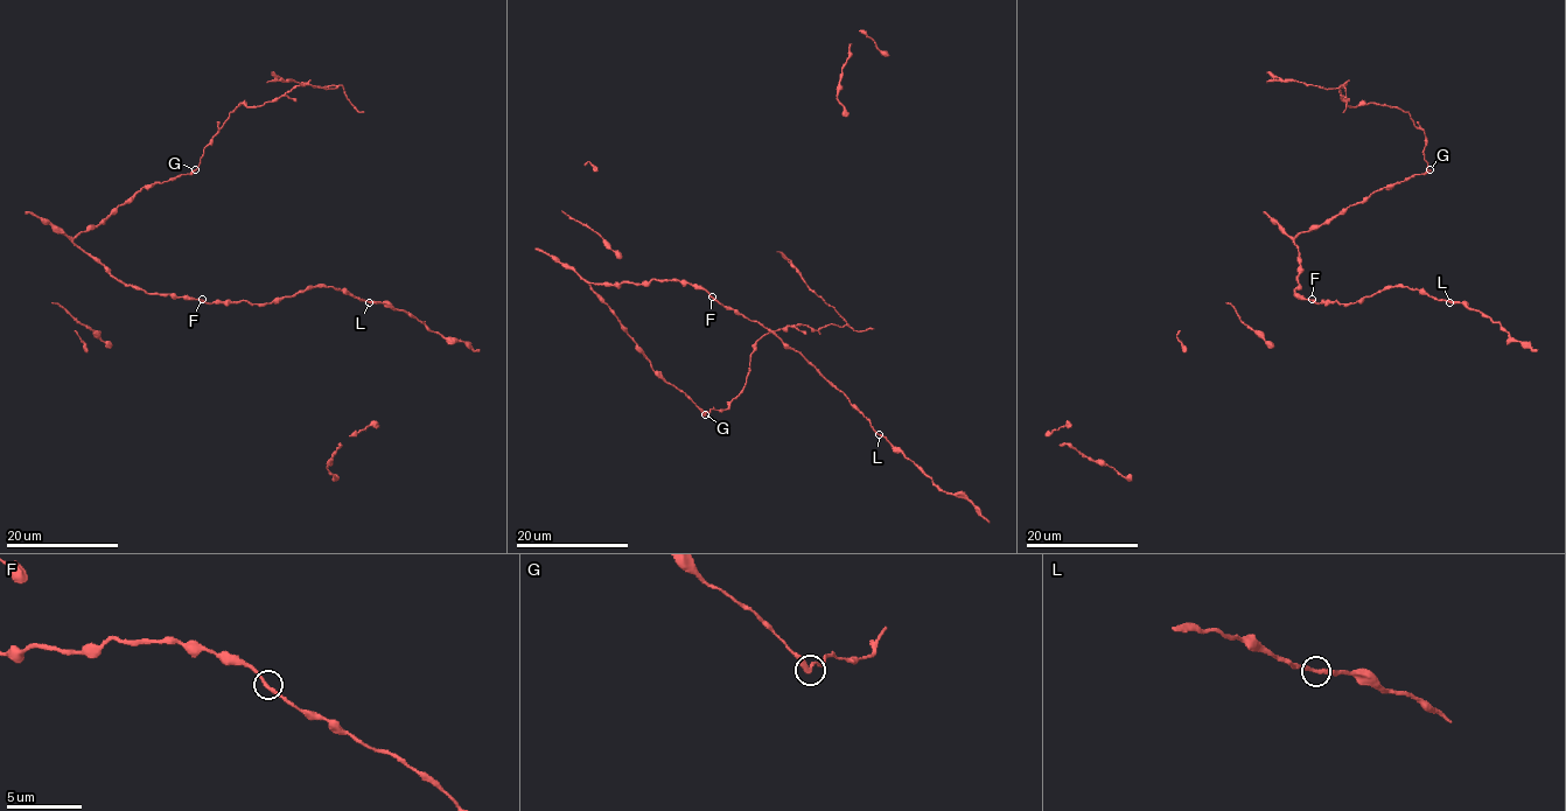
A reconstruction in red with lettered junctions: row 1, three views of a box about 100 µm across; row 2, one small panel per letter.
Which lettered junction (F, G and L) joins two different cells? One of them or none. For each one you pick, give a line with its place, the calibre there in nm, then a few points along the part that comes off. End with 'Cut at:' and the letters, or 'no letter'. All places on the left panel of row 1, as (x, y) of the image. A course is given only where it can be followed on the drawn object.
G: (195, 169) | 240 nm | (195, 169), (204, 147), (236, 107), (277, 100), (306, 84), (336, 88), (324, 89), (288, 81), (266, 82)
Cut at: G

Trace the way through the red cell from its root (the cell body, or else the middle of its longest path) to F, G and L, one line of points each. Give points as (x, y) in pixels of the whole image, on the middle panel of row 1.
F: (605, 285), (679, 279), (700, 285), (712, 296)
G: (605, 285), (582, 279), (609, 307), (650, 365), (705, 414)
L: (605, 285), (654, 279), (700, 285), (724, 306), (760, 321), (798, 351), (879, 434)

